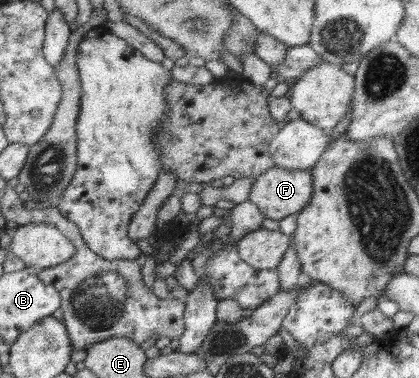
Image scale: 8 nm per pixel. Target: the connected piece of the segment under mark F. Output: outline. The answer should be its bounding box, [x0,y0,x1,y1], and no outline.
[248,166,312,220]

